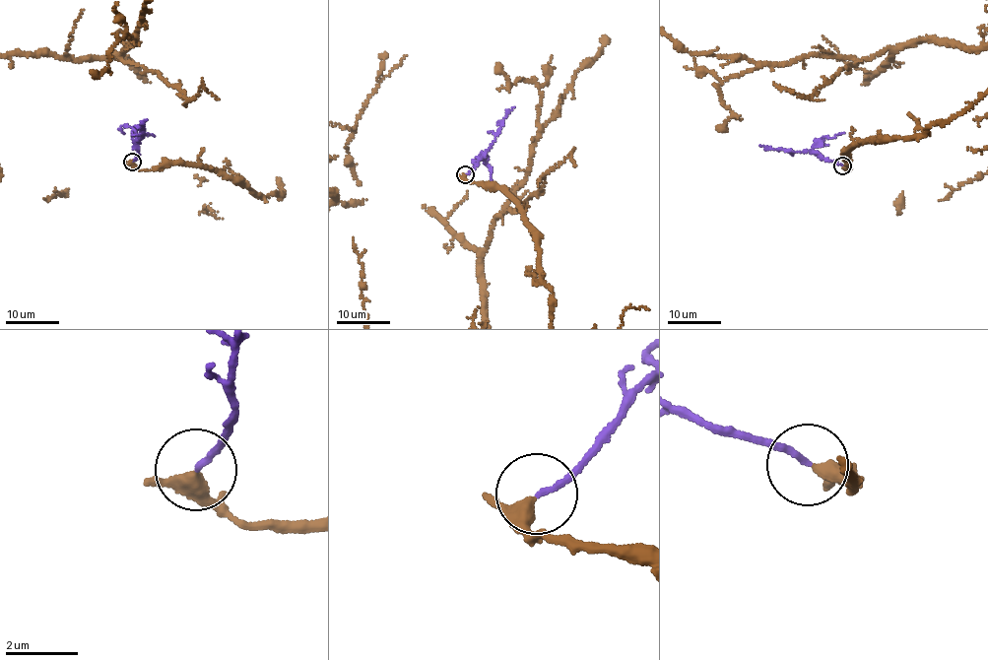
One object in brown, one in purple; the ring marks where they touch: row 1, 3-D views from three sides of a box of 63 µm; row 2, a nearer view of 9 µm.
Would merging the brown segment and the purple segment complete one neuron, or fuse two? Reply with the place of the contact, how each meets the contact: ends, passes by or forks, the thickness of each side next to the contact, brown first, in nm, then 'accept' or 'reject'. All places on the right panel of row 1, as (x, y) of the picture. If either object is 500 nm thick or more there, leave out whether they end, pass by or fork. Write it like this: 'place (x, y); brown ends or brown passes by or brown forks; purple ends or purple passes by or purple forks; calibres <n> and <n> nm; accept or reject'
place (842, 165); brown passes by; purple ends; calibres 320 and 150 nm; accept

